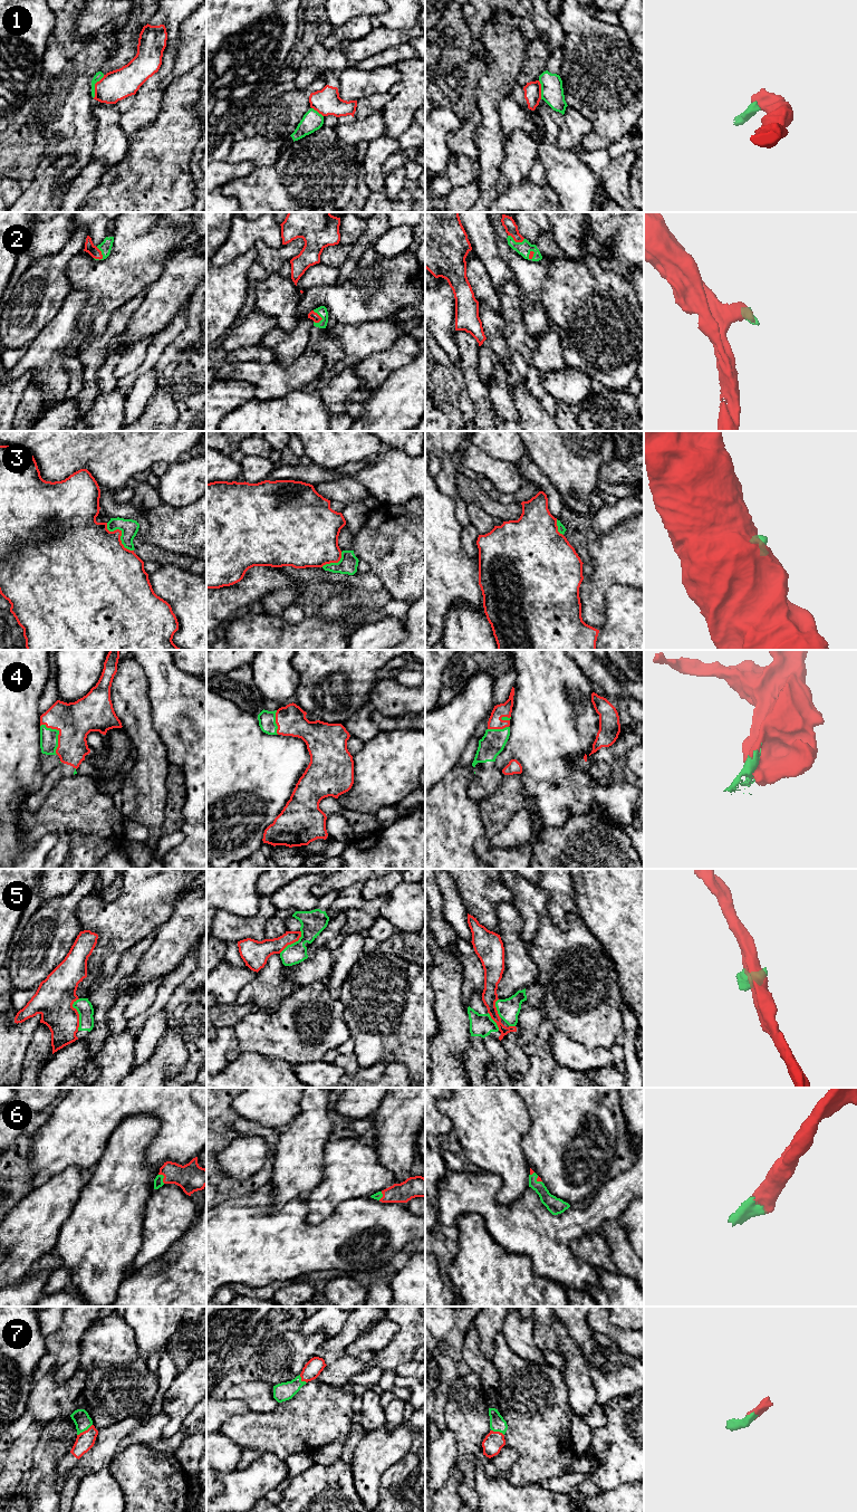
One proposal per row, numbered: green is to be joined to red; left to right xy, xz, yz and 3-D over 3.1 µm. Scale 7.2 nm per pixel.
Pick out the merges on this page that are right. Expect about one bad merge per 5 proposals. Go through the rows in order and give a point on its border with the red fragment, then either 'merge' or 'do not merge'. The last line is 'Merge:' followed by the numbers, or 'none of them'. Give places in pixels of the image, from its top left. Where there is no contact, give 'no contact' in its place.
1: xy (95, 86) | do not merge
2: xy (100, 254) | merge
3: xy (121, 534) | do not merge
4: xy (58, 735) | merge
5: xy (78, 1014) | do not merge
6: xy (164, 1177) | merge
7: xy (85, 1431) | merge
Merge: 2, 4, 6, 7

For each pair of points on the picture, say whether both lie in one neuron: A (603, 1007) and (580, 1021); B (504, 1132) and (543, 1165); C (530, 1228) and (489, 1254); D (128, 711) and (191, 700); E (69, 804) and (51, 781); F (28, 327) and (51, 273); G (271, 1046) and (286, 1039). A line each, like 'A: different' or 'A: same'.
A: same
B: different
C: different
D: different
E: different
F: same
G: same

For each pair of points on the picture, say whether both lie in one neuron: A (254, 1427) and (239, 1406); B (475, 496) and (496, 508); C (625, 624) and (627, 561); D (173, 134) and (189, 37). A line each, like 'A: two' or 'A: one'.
A: two
B: one
C: two
D: two

